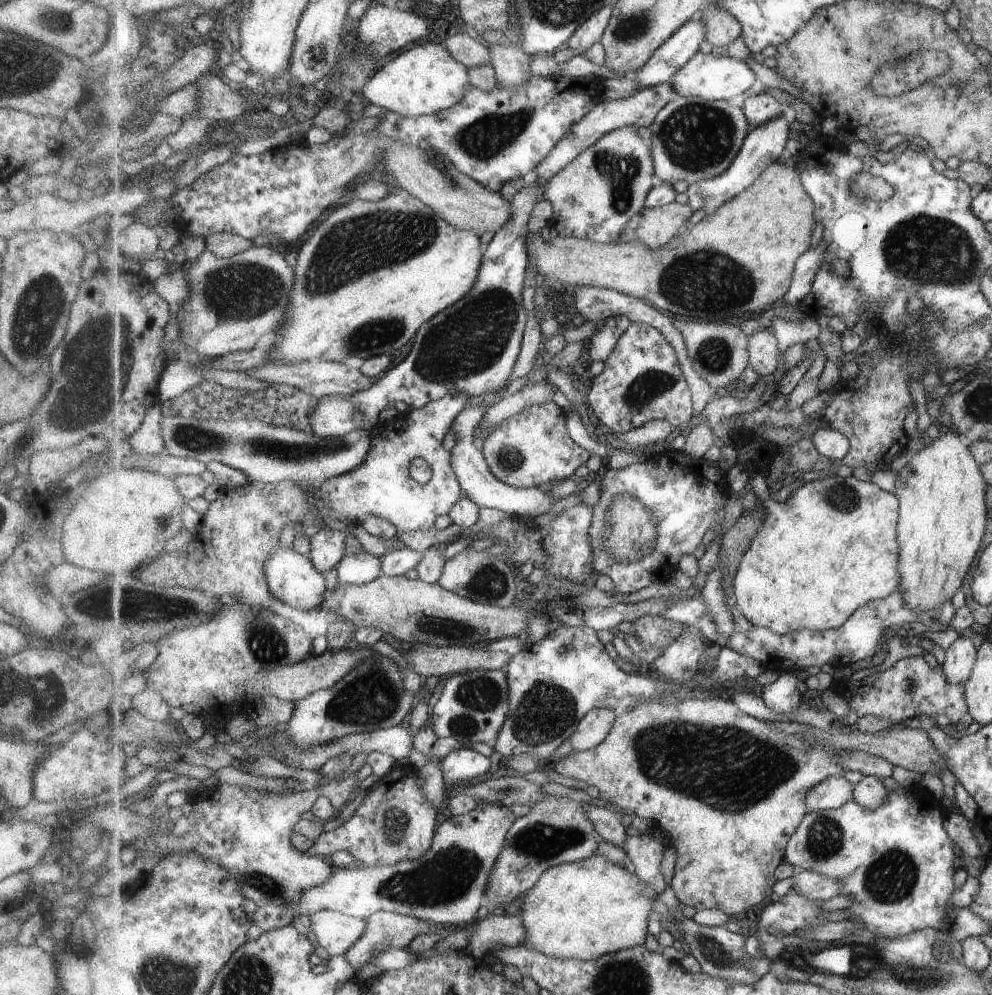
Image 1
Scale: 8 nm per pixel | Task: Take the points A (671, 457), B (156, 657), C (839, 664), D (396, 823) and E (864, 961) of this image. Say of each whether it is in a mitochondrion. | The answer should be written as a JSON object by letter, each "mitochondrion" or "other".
{"A":"other","B":"other","C":"other","D":"mitochondrion","E":"mitochondrion"}

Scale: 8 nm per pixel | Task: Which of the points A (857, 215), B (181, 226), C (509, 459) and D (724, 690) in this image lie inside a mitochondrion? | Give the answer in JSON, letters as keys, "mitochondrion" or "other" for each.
{"A":"other","B":"other","C":"mitochondrion","D":"other"}

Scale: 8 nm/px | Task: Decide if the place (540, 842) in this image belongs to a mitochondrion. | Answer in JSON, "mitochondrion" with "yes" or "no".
{"mitochondrion":"yes"}

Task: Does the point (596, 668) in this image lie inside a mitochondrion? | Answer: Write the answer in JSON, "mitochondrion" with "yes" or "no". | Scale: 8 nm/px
{"mitochondrion":"no"}

